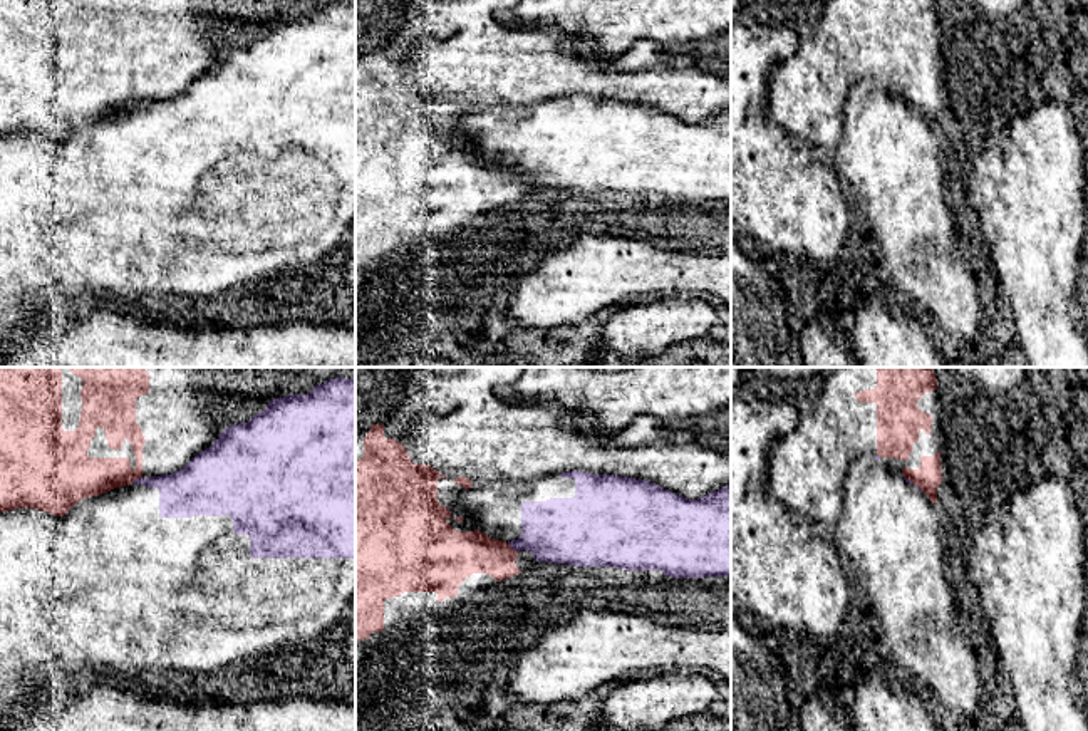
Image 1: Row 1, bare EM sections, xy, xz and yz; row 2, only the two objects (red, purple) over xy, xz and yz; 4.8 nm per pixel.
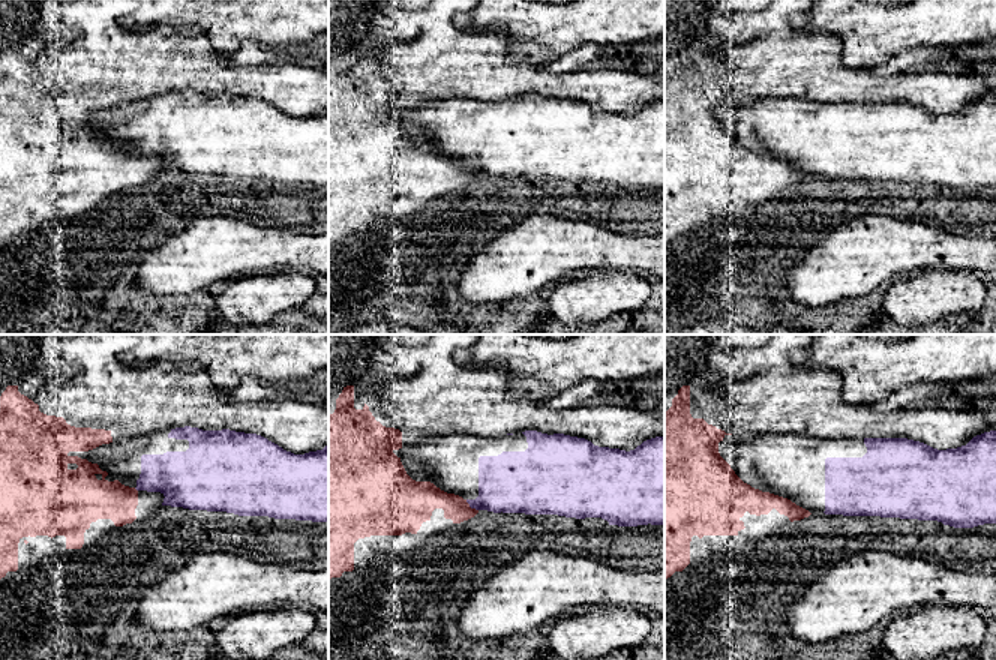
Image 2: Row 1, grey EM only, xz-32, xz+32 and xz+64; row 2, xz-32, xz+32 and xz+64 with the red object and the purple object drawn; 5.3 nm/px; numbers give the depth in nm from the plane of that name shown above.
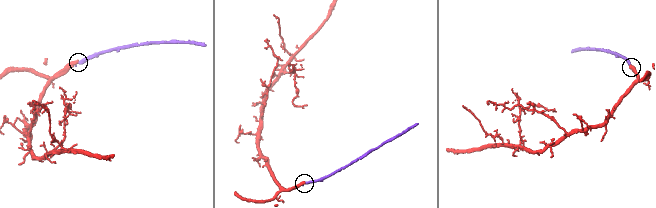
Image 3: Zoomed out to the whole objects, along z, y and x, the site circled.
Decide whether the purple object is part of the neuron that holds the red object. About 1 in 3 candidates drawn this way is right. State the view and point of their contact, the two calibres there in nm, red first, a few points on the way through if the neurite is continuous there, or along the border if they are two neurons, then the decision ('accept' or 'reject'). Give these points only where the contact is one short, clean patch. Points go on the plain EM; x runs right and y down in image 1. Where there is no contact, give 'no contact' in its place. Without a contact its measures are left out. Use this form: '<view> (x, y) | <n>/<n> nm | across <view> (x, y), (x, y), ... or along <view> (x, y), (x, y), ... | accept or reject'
xy (136, 103) | 200/240 nm | along xy (141, 101), (131, 106) | reject

